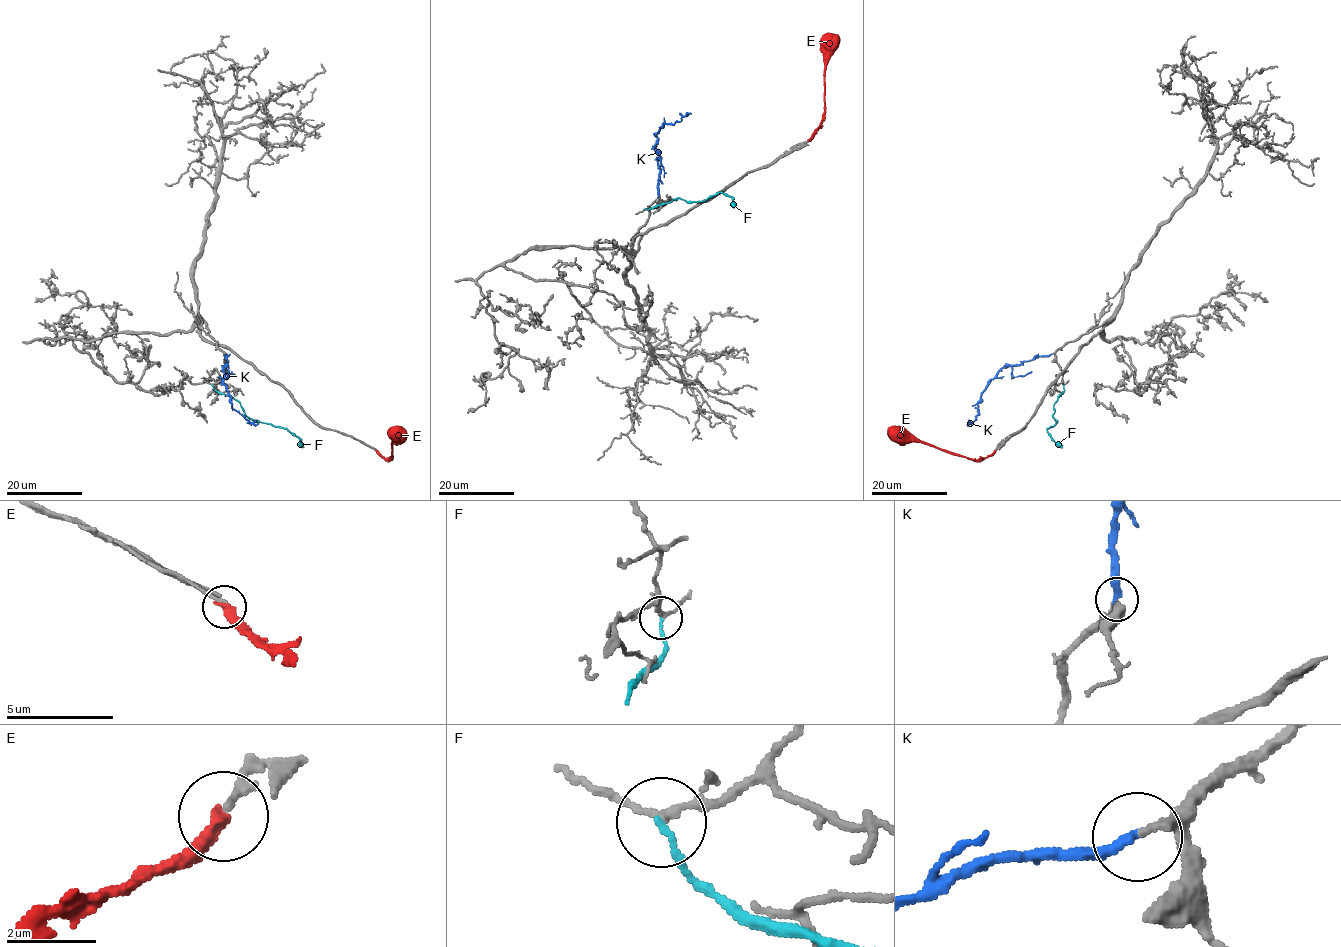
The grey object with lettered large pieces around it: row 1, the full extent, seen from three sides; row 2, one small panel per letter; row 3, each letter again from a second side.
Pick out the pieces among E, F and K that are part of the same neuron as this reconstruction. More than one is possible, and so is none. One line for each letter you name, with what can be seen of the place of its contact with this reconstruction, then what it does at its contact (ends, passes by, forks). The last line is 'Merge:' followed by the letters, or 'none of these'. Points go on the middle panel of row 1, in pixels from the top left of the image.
K: meets grey at (658, 196); it ends there
Merge: K

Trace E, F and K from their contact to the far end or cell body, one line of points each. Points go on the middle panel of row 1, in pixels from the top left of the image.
E: (809, 140), (820, 126), (824, 111), (824, 50), (832, 33)
F: (644, 208), (679, 198), (686, 202), (704, 201), (720, 192), (729, 195), (736, 207)
K: (659, 196), (656, 135), (664, 123), (674, 124), (691, 114)

